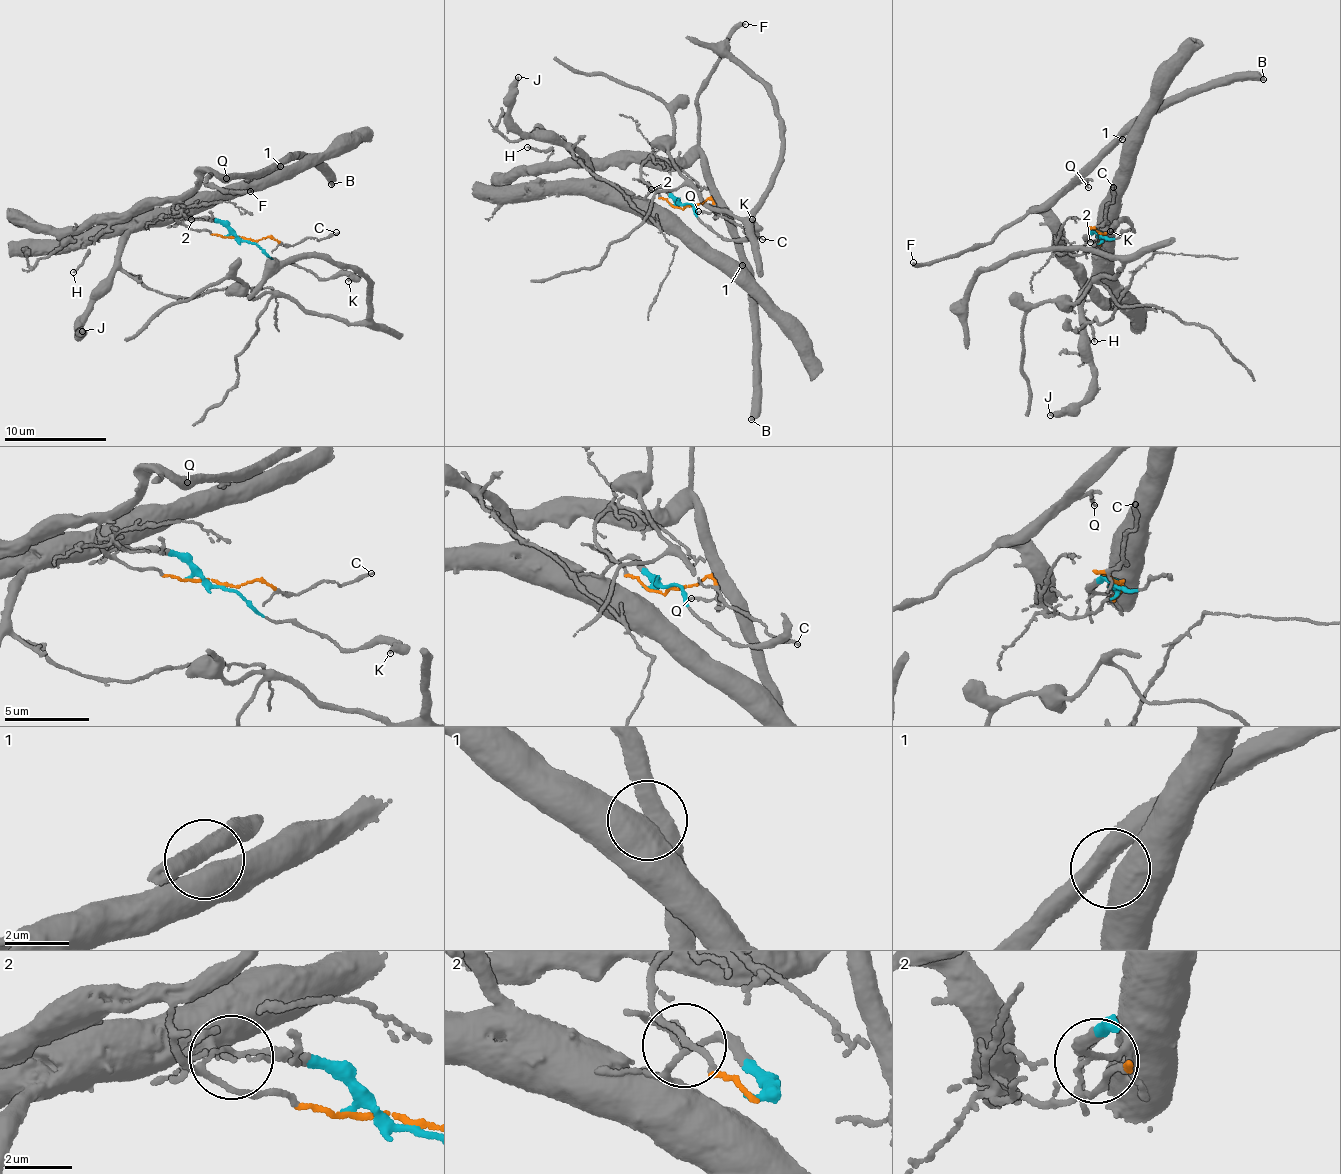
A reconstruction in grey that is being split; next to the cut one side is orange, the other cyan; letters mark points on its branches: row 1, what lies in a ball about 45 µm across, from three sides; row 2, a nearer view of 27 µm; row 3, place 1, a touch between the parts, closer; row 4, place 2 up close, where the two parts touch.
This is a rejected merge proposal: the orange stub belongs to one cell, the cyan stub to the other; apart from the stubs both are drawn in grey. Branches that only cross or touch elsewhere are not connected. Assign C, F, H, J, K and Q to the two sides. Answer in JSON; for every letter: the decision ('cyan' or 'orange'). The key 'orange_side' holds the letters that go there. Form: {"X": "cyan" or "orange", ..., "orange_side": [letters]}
{"C": "orange", "F": "orange", "H": "orange", "J": "cyan", "K": "cyan", "Q": "orange", "orange_side": ["C", "F", "H", "Q"]}

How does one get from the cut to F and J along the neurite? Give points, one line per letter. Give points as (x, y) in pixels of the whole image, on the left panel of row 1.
F: (246, 241), (193, 228), (176, 218), (173, 209), (205, 170), (210, 174), (204, 180), (210, 186), (250, 191)
J: (246, 241), (222, 223), (202, 217), (144, 225), (117, 251), (112, 283), (78, 328), (83, 332)

